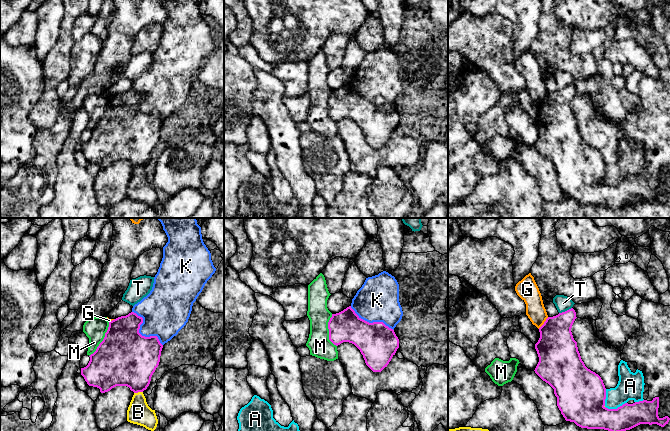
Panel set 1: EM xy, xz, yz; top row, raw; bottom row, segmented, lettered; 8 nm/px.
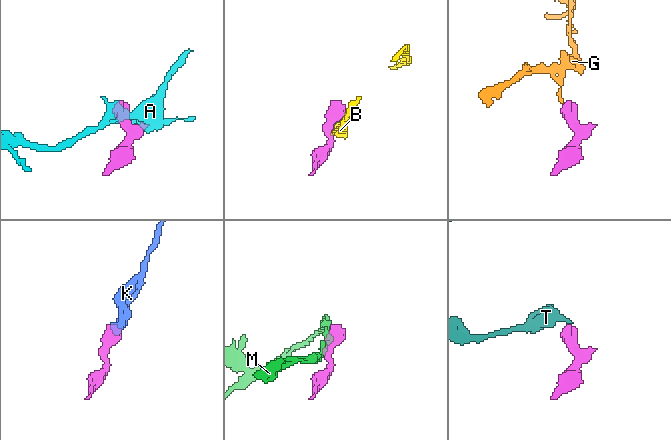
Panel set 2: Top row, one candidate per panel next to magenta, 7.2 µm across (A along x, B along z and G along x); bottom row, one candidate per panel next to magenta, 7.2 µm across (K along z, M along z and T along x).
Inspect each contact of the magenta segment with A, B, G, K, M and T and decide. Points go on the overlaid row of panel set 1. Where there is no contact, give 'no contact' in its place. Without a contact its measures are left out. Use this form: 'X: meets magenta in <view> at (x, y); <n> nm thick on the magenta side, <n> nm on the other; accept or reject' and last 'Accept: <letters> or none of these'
A: meets magenta in yz at (607, 408); 400 nm thick on the magenta side, 200 nm on the other; reject
B: meets magenta in xy at (138, 391); 400 nm thick on the magenta side, 180 nm on the other; reject
G: meets magenta in yz at (544, 323); 320 nm thick on the magenta side, 160 nm on the other; reject
K: meets magenta in xy at (139, 333); 440 nm thick on the magenta side, 360 nm on the other; reject
M: meets magenta in xy at (103, 339); 440 nm thick on the magenta side, 180 nm on the other; reject
T: meets magenta in yz at (565, 311); 280 nm thick on the magenta side, 130 nm on the other; reject
Accept: none of these

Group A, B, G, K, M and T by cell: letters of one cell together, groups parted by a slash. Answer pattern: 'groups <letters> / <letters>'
groups A B / G / K / M / T

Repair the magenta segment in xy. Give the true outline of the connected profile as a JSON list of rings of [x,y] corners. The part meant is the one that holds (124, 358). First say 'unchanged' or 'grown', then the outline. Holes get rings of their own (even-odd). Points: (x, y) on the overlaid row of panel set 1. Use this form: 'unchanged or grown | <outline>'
unchanged | [[[131,312],[109,322],[103,341],[91,354],[88,365],[81,368],[81,375],[89,386],[97,387],[101,393],[116,386],[127,386],[134,393],[143,392],[160,362],[163,345],[157,336],[145,337],[139,333],[143,318]]]

